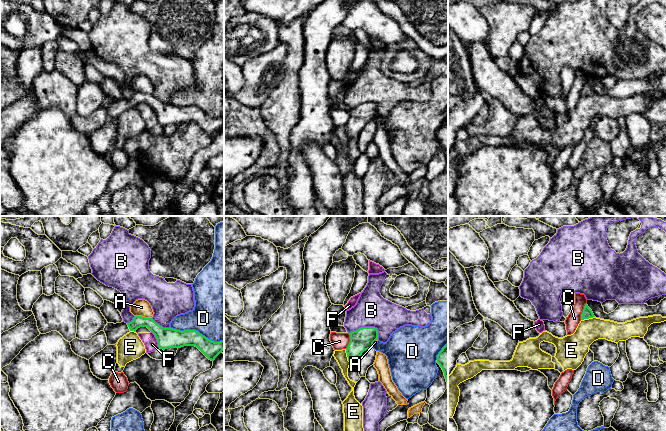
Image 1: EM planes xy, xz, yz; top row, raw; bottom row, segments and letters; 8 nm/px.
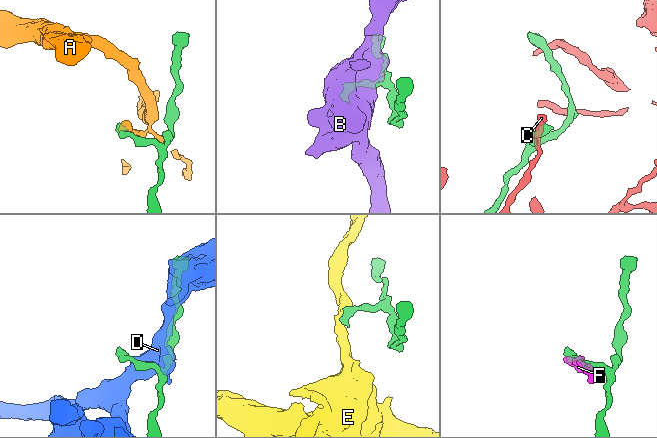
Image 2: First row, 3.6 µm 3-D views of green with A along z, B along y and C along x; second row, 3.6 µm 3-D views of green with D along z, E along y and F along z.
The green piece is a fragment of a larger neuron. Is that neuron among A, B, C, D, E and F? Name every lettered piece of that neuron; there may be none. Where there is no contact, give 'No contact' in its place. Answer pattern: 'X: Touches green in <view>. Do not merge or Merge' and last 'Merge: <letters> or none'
A: Touches green in xy. Do not merge
B: Touches green in xz. Do not merge
C: Touches green in yz. Do not merge
D: Touches green in xy. Do not merge
E: Touches green in xz. Do not merge
F: Touches green in xy. Do not merge
Merge: none

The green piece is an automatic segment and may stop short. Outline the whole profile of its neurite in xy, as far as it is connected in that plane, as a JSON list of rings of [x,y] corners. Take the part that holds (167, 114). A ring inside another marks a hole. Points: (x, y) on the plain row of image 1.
[[[135,92],[129,99],[107,99],[104,108],[108,121],[117,120],[118,116],[130,107],[136,107],[140,103],[147,103],[156,113],[160,125],[181,124],[184,122],[197,123],[209,136],[215,134],[224,126],[224,117],[214,118],[196,106],[176,106],[163,104],[152,94]]]

